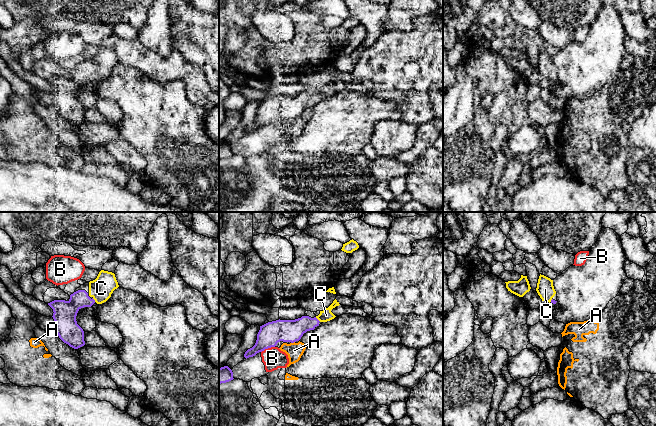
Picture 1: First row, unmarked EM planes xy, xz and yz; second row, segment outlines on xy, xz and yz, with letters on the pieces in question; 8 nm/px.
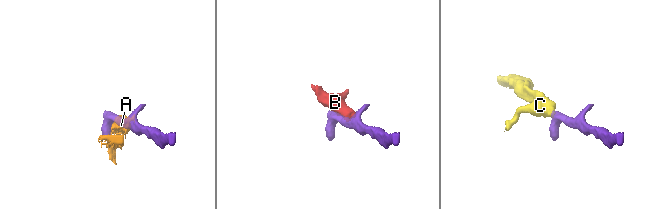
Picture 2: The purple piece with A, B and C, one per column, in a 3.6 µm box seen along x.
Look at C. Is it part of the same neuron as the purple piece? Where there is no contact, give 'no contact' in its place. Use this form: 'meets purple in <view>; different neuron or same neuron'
meets purple in xz; same neuron

